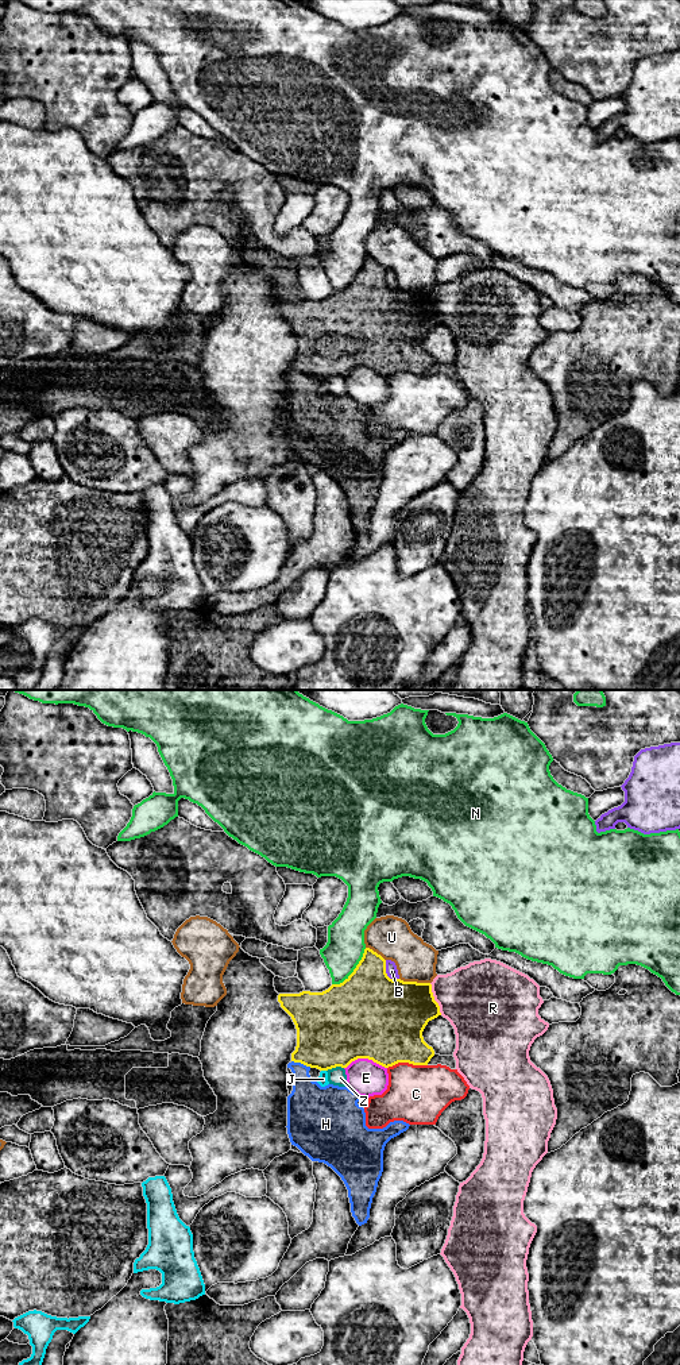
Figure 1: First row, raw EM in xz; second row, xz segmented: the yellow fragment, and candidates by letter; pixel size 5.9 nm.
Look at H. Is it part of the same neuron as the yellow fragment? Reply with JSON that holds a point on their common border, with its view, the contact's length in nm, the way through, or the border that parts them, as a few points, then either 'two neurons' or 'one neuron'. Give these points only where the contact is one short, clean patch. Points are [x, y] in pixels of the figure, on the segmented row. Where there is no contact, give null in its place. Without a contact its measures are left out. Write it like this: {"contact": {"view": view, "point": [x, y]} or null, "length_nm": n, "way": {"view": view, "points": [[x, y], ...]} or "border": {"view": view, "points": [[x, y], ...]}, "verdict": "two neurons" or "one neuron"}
{"contact": {"view": "xz", "point": [301, 1063]}, "length_nm": 130, "border": {"view": "xz", "points": [[292, 1060], [310, 1067]]}, "verdict": "two neurons"}

